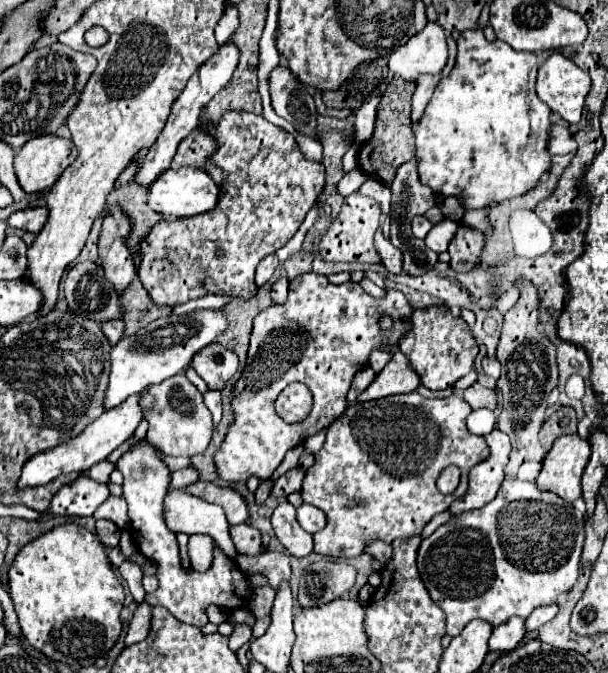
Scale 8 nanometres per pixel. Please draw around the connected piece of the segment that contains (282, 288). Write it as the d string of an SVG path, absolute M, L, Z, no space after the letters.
M281 277L275 281L273 285L273 291L271 291L271 297L275 303L285 303L287 301L287 291L289 291L289 279L287 277Z

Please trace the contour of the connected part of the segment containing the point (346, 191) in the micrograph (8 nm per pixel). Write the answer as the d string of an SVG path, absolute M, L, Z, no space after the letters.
M353 169L353 171L349 171L349 173L345 173L345 177L339 181L339 185L337 185L337 191L339 191L339 195L343 195L343 197L347 197L347 195L351 195L351 193L355 193L363 183L367 181L367 177L365 177L365 173L361 173L361 169Z

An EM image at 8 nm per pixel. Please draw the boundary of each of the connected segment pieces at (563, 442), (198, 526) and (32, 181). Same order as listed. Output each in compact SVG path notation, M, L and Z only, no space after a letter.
M579 435L559 437L543 461L543 469L535 481L537 489L551 491L569 503L581 497L581 475L589 453L591 445Z
M169 489L165 495L163 517L171 531L187 535L207 533L217 541L227 557L233 559L237 555L237 549L229 535L225 513L219 505L205 503L203 499L181 489Z
M47 135L27 141L15 155L15 173L27 193L49 189L77 159L73 141Z

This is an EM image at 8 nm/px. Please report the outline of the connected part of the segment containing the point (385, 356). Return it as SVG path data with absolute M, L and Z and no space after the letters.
M373 353L369 359L369 365L379 373L389 361L391 361L391 353Z

